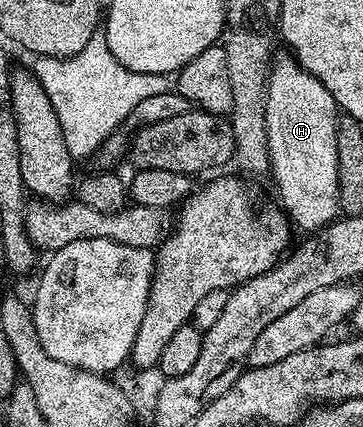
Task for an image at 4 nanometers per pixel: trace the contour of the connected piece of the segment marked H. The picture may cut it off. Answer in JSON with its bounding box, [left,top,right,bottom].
[263,54,340,233]

